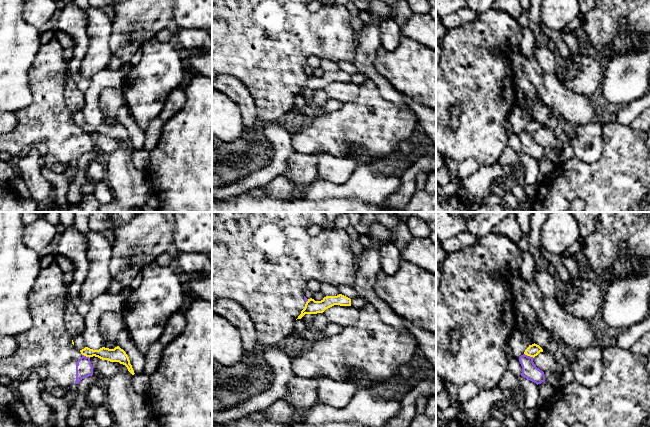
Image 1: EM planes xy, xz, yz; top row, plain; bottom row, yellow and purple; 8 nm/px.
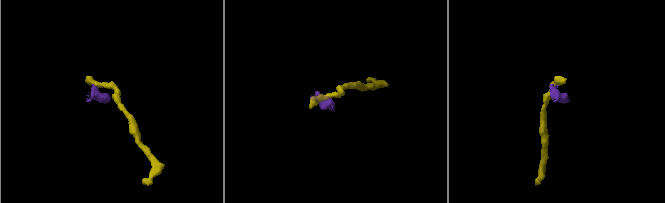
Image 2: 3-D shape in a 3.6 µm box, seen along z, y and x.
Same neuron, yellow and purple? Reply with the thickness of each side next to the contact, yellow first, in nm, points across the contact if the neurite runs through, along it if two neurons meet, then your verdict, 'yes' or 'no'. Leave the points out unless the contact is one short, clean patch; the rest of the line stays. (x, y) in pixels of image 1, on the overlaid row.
100/130 nm | along yz (524, 353), (533, 358) | no

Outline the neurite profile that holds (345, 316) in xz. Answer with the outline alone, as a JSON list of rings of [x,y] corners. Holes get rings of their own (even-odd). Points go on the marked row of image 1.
[[[334,305],[323,313],[330,323],[337,323],[343,327],[354,325],[359,319],[359,309],[352,306]]]

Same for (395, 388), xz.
[[[402,377],[387,379],[381,382],[363,384],[360,387],[366,387],[373,395],[384,399],[403,399],[403,397],[412,389],[413,381]]]

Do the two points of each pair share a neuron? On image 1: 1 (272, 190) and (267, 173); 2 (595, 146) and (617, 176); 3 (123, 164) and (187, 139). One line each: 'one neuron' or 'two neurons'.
1: two neurons
2: two neurons
3: two neurons

